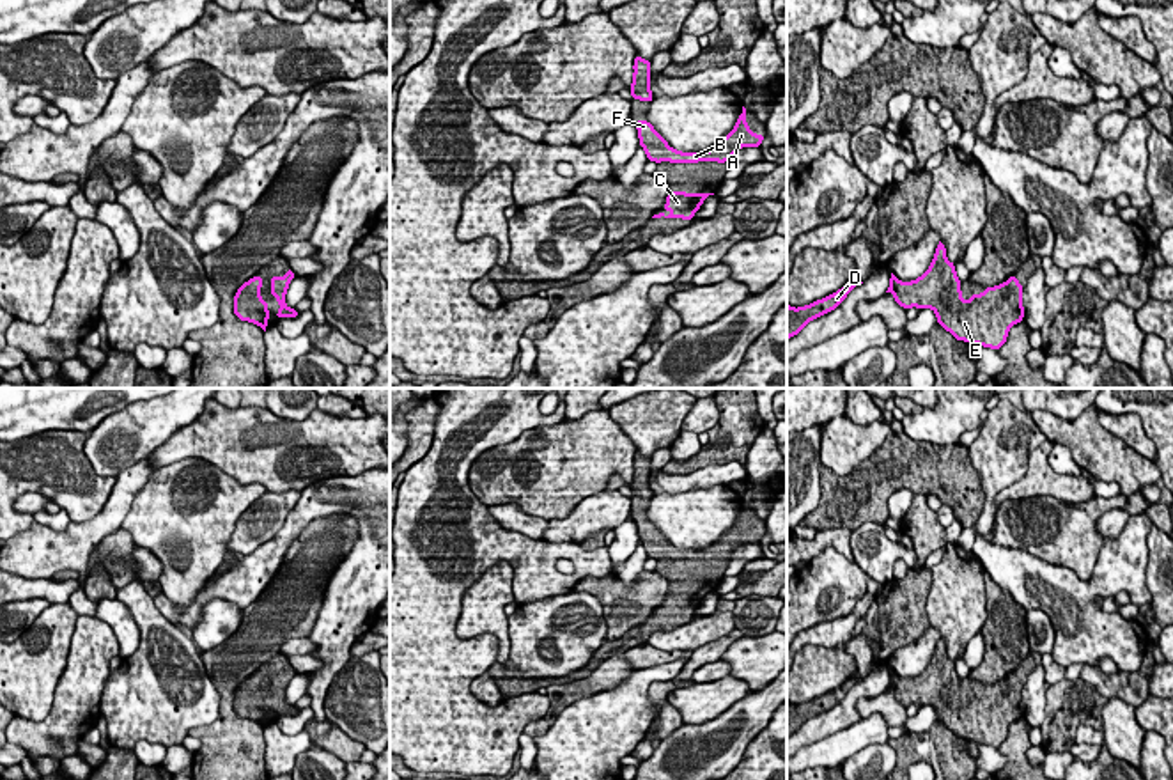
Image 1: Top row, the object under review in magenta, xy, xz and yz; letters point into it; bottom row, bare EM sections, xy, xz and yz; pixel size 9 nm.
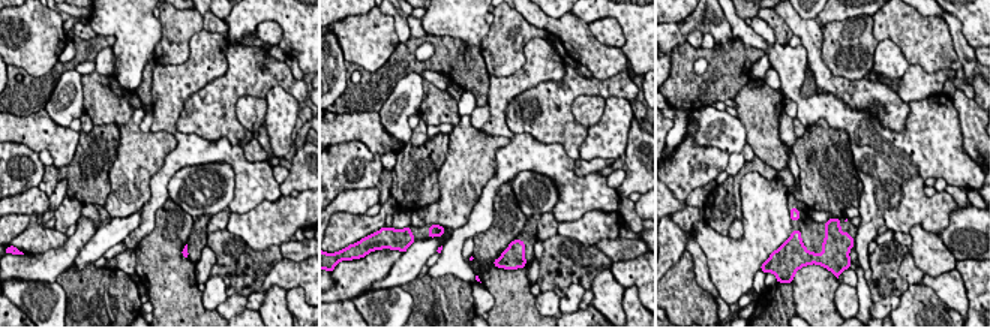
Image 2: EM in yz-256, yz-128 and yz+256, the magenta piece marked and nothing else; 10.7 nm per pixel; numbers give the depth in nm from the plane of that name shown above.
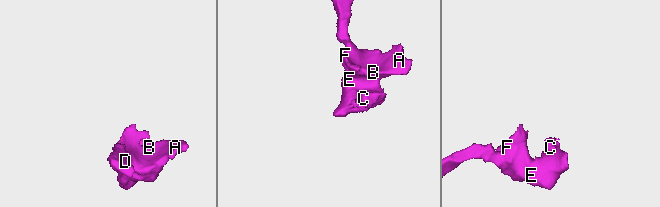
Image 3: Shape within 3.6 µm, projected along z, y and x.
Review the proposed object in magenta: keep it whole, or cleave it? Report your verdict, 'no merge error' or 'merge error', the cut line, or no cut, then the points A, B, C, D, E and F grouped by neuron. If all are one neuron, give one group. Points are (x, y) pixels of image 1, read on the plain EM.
no merge error; cut none; groups A B C D E F

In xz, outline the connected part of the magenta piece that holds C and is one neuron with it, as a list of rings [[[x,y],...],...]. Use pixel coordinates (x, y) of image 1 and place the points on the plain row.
[[[668,589],[664,608],[656,610],[652,615],[682,615],[693,617],[693,612],[700,606],[703,597],[714,590],[686,590],[686,589]]]

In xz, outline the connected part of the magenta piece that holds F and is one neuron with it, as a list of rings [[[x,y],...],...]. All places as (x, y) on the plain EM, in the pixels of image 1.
[[[746,505],[734,523],[734,526],[721,535],[714,544],[705,550],[680,550],[672,546],[668,539],[654,526],[649,518],[634,518],[638,526],[640,542],[645,546],[649,558],[670,558],[670,560],[698,560],[698,558],[718,558],[725,560],[741,546],[741,544],[760,544],[765,532],[755,532],[751,525],[746,523]]]

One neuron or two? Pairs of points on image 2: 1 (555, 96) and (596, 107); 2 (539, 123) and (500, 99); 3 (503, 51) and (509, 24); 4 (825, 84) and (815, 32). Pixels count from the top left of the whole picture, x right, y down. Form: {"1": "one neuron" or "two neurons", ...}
{"1": "two neurons", "2": "two neurons", "3": "one neuron", "4": "one neuron"}

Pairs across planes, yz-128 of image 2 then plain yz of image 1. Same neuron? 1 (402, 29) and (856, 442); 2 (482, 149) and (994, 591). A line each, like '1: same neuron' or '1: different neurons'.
1: different neurons
2: different neurons

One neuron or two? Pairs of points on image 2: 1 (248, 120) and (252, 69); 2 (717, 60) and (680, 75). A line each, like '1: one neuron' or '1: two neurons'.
1: two neurons
2: one neuron

